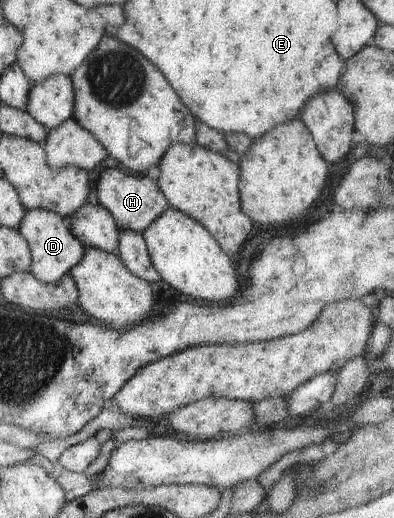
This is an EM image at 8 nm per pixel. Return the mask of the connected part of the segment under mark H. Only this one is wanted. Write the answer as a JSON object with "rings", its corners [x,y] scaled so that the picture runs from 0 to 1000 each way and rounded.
{"rings":[[[272,324],[256,332],[251,342],[239,371],[249,382],[249,394],[277,413],[284,413],[305,446],[330,444],[360,450],[431,402],[421,378],[401,365],[398,351],[383,347],[371,336],[335,340],[335,336],[320,336],[299,324]]]}

